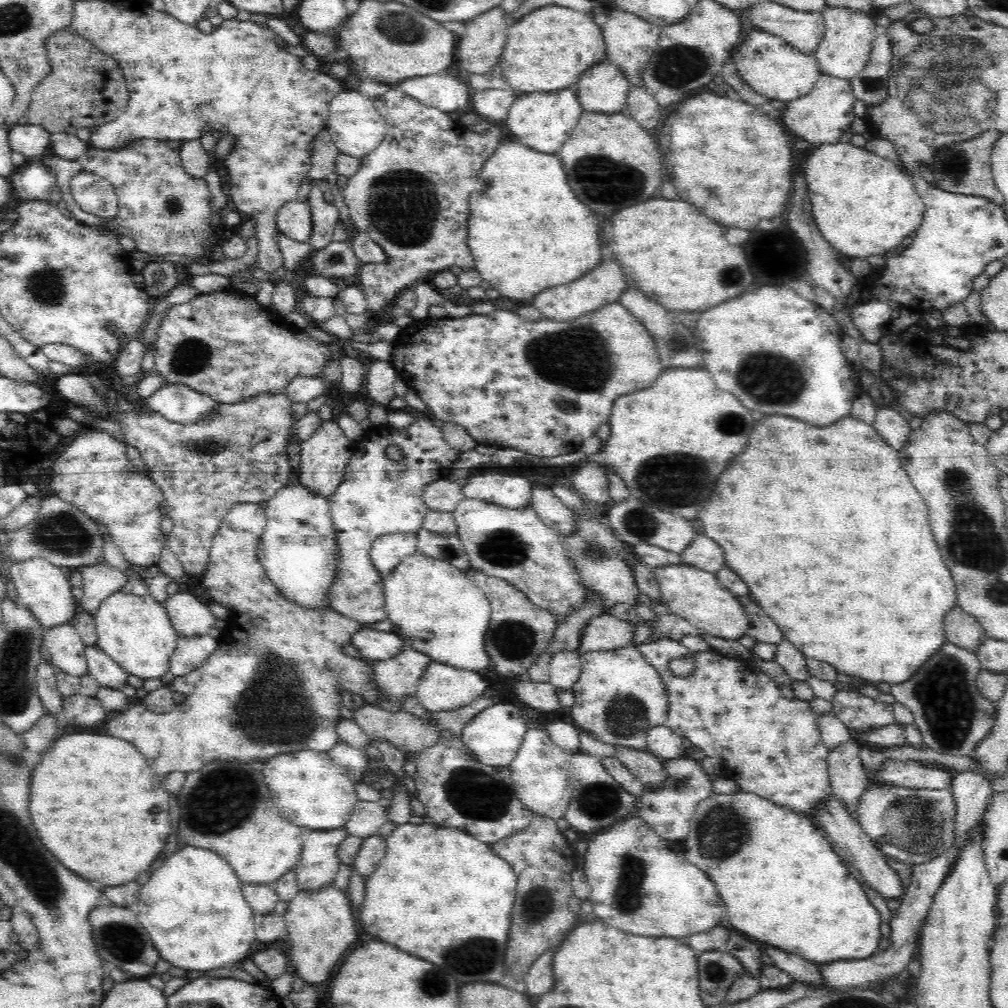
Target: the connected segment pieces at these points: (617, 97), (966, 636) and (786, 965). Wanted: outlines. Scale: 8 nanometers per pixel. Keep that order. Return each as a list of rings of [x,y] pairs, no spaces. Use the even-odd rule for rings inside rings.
[[[597,63],[578,80],[574,88],[584,110],[620,112],[628,102],[631,83],[615,65]]]
[[[958,606],[952,607],[945,614],[943,626],[948,642],[969,651],[978,650],[980,644],[987,638],[977,618]]]
[[[766,948],[764,954],[770,956],[773,965],[787,972],[794,981],[823,990],[823,976],[821,972],[818,972],[818,964],[808,962],[796,954],[790,954],[790,952],[776,950],[776,948]]]

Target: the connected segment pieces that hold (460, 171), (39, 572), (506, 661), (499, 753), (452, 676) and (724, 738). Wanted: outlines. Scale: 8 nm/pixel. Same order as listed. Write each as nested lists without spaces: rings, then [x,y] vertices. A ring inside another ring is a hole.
[[[391,86],[391,89],[380,95],[378,98],[375,98],[375,107],[378,109],[378,112],[385,117],[386,124],[388,125],[388,132],[386,136],[382,139],[382,142],[376,147],[376,150],[370,152],[362,158],[360,168],[356,171],[356,174],[353,174],[348,179],[346,189],[343,191],[343,196],[346,206],[348,206],[350,218],[354,224],[354,228],[357,231],[365,232],[376,244],[379,244],[384,251],[386,251],[386,257],[388,257],[388,262],[380,263],[364,263],[361,264],[360,272],[360,288],[364,291],[366,299],[368,299],[368,306],[370,311],[379,311],[385,304],[394,302],[397,292],[406,287],[412,287],[414,283],[419,282],[429,282],[430,277],[438,272],[444,271],[449,266],[460,266],[462,269],[474,269],[474,259],[472,258],[472,253],[467,245],[467,234],[468,234],[468,218],[469,218],[469,198],[470,195],[474,193],[474,190],[480,190],[480,171],[484,166],[484,163],[491,154],[494,154],[494,151],[498,148],[498,145],[502,142],[502,130],[492,126],[496,124],[495,122],[490,124],[490,128],[487,130],[487,133],[480,134],[466,130],[460,130],[458,126],[461,126],[459,122],[452,120],[448,116],[447,112],[438,110],[432,106],[426,106],[421,102],[418,102],[415,98],[408,96],[405,92],[402,92],[397,86]],[[438,172],[448,172],[450,176],[446,178],[454,178],[454,182],[440,182],[440,176]]]
[[[33,558],[11,563],[6,570],[18,592],[17,603],[28,608],[45,628],[70,622],[80,609],[78,601],[72,595],[73,587],[68,581],[71,568],[56,566],[43,558]]]
[[[469,568],[467,577],[476,588],[488,597],[491,604],[491,620],[484,646],[494,669],[505,677],[525,677],[532,663],[549,647],[558,621],[554,615],[536,606],[528,597],[508,581],[485,575],[482,571]]]
[[[493,704],[474,716],[459,737],[465,744],[464,750],[470,753],[472,759],[488,766],[509,766],[522,744],[526,731],[526,718],[516,706]]]
[[[432,661],[420,676],[415,695],[432,712],[456,710],[481,697],[486,680],[480,674]]]
[[[660,637],[651,643],[637,644],[637,649],[644,660],[654,666],[666,686],[668,697],[668,714],[664,726],[673,730],[681,738],[690,740],[705,756],[720,756],[727,762],[725,775],[734,778],[739,790],[753,792],[788,810],[812,816],[815,804],[824,797],[832,795],[827,758],[829,748],[823,743],[818,727],[818,714],[807,702],[793,698],[778,687],[768,674],[738,658],[722,656],[714,650],[690,653],[680,641]],[[682,658],[694,658],[696,665],[687,677],[675,676],[668,663]]]

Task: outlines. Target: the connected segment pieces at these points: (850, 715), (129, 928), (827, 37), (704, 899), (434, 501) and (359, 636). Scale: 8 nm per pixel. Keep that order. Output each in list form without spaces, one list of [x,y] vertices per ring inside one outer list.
[[[852,688],[837,691],[831,703],[834,716],[856,732],[871,731],[896,722],[890,704],[862,696]]]
[[[114,905],[97,907],[89,915],[89,921],[101,958],[124,972],[130,972],[134,978],[148,978],[154,974],[156,963],[161,959],[160,953],[152,943],[148,932],[138,922],[135,909]]]
[[[826,6],[820,10],[824,19],[824,34],[814,55],[822,74],[841,79],[856,79],[868,62],[876,38],[876,21],[869,13]]]
[[[636,815],[595,832],[586,840],[586,864],[582,875],[586,876],[590,885],[591,894],[588,899],[592,902],[593,912],[607,926],[632,935],[678,939],[707,932],[725,922],[725,904],[717,886],[700,868],[686,860],[683,843],[658,836]]]
[[[448,478],[428,484],[422,492],[425,505],[434,512],[453,513],[464,497],[462,487]]]
[[[361,627],[352,636],[351,645],[358,649],[362,659],[377,663],[394,658],[402,650],[404,641],[394,632]]]

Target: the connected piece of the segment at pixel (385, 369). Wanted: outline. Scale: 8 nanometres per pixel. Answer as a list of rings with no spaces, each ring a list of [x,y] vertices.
[[[373,361],[366,377],[366,390],[375,404],[388,406],[396,397],[394,382],[397,372],[391,362]]]

